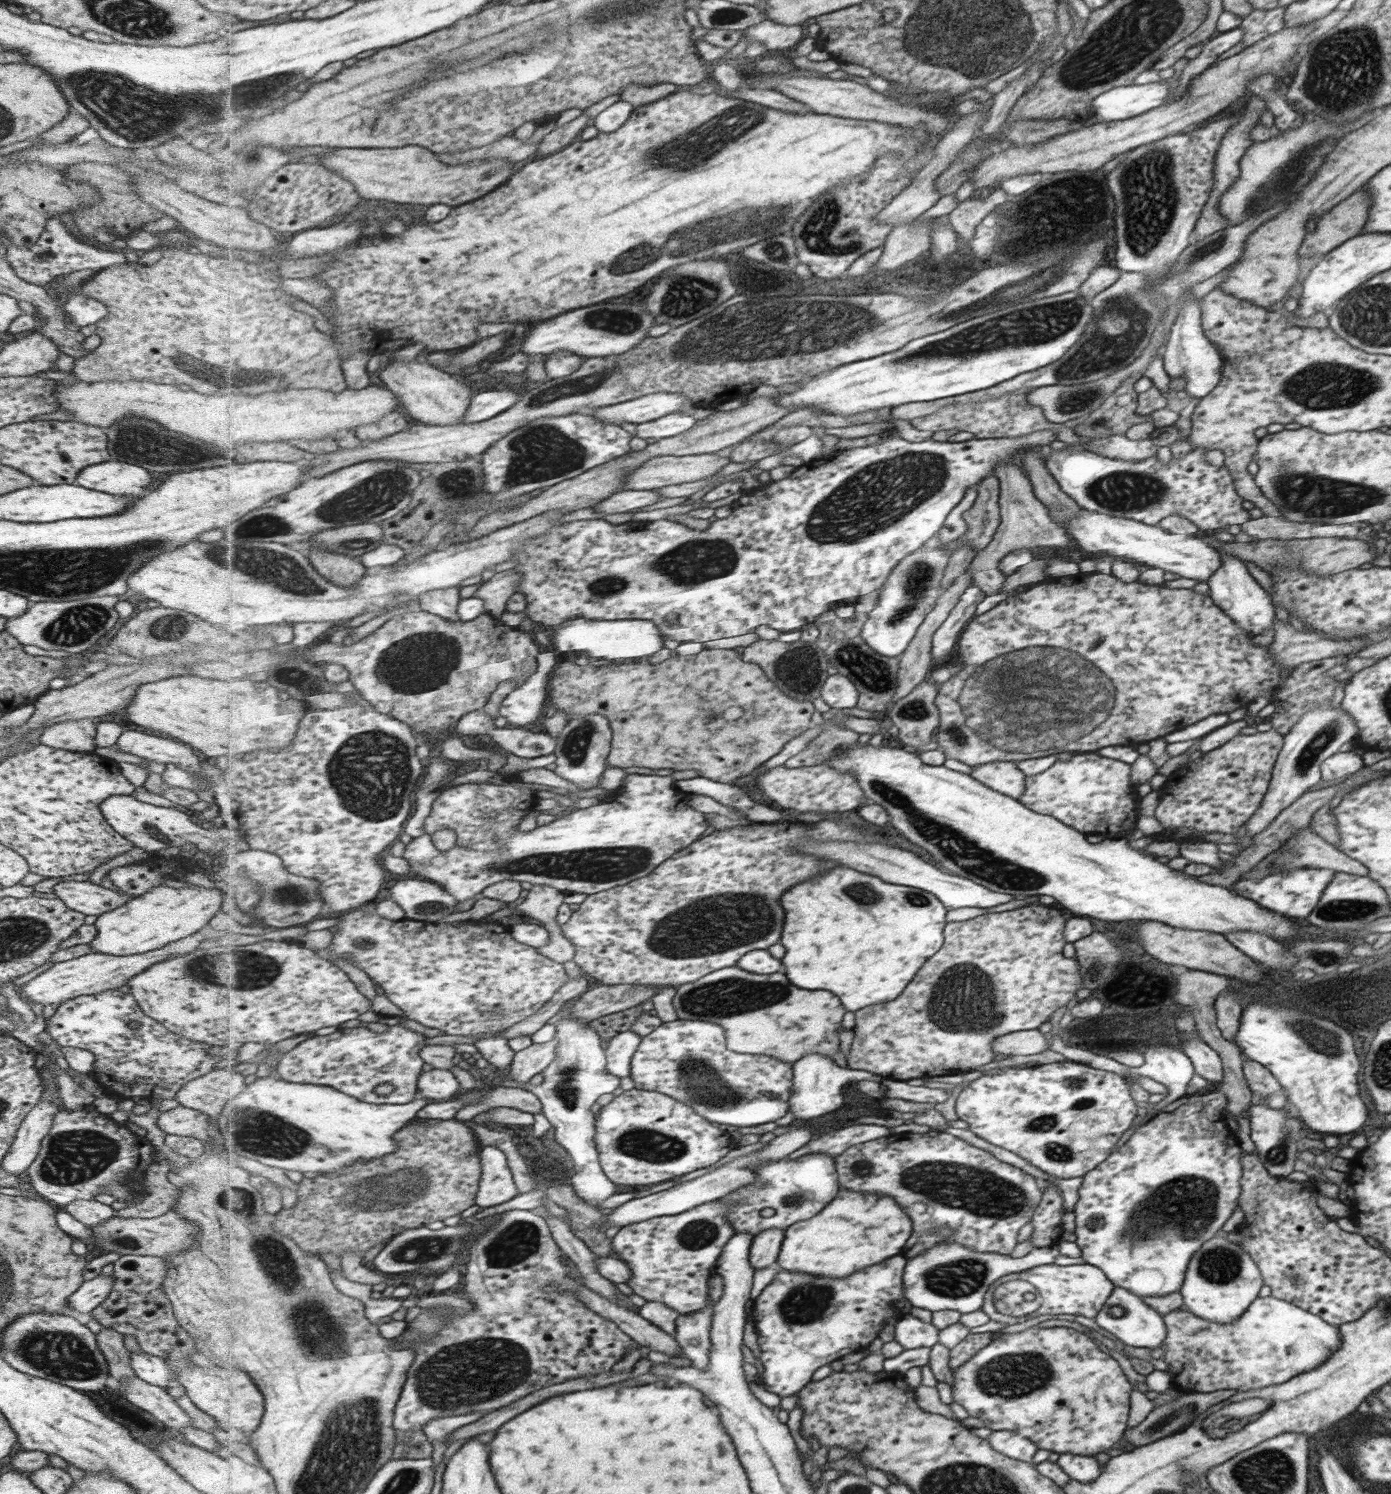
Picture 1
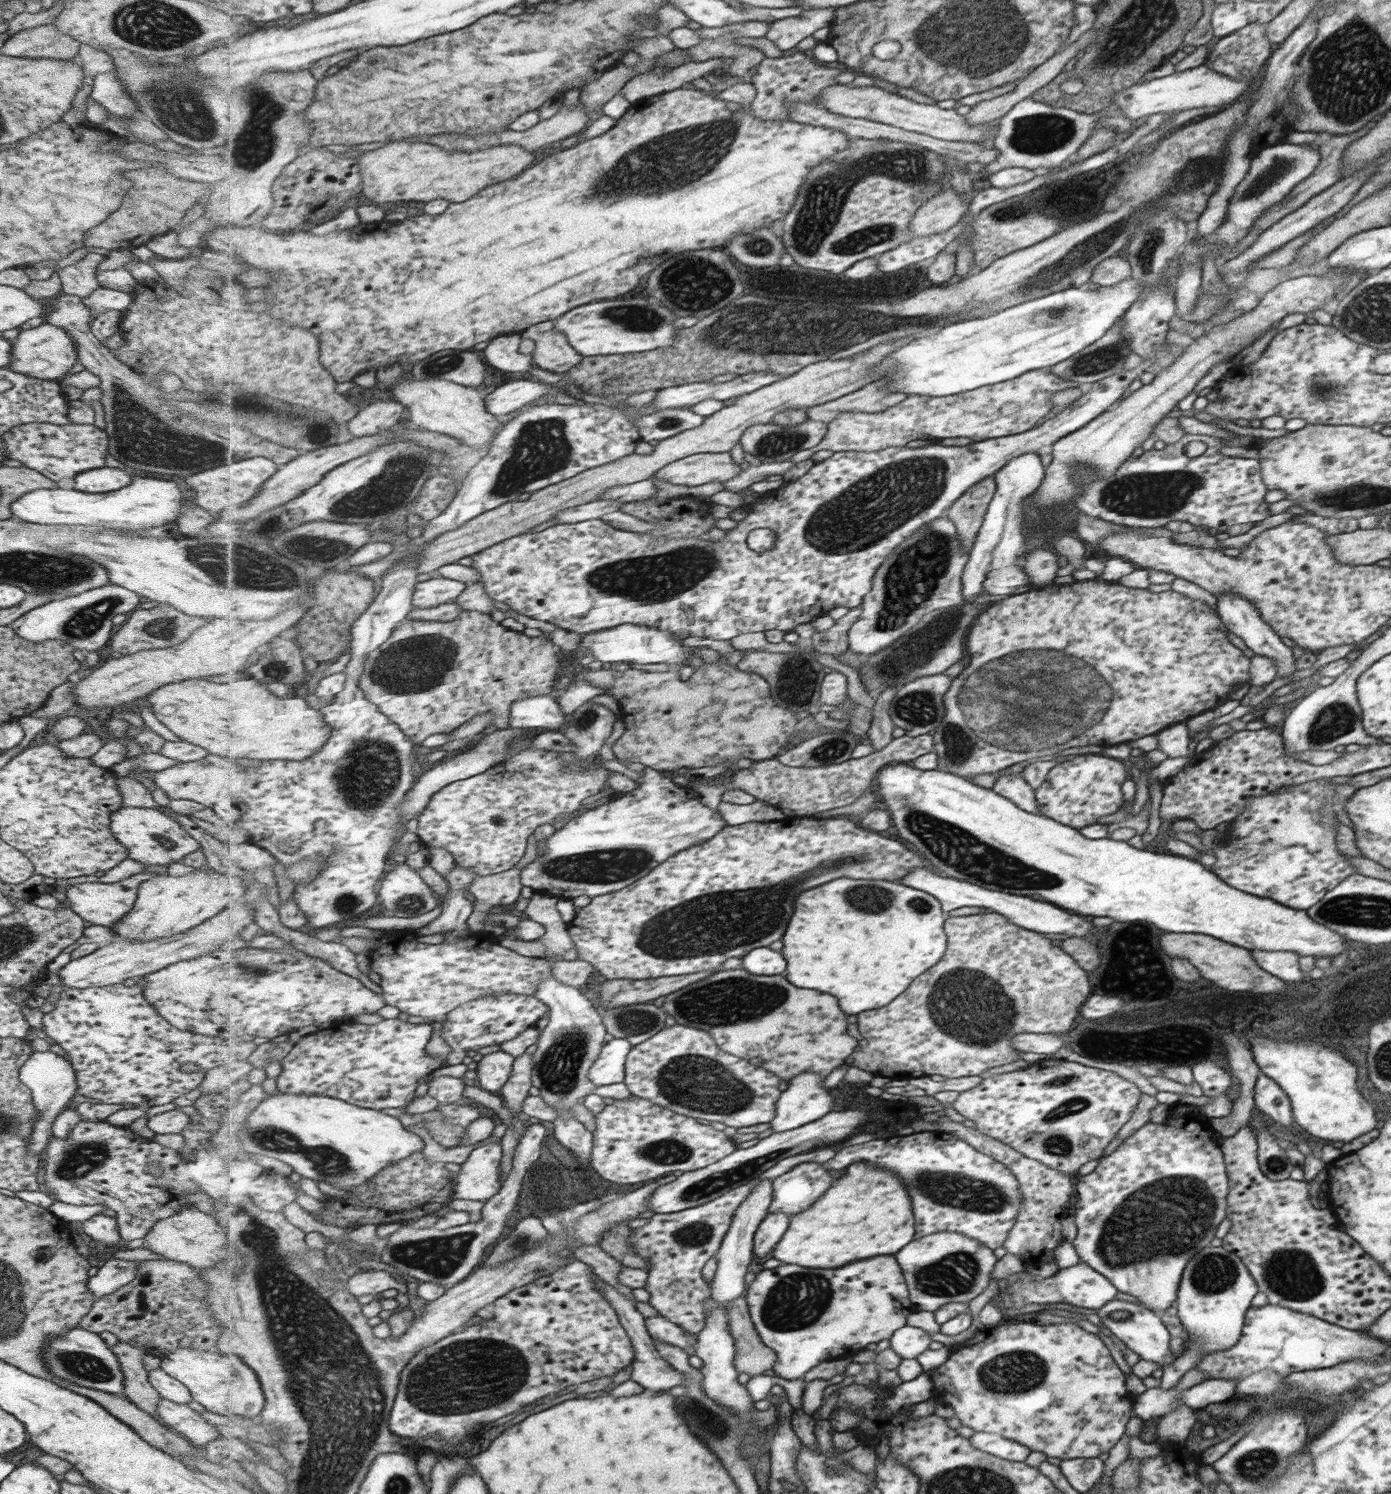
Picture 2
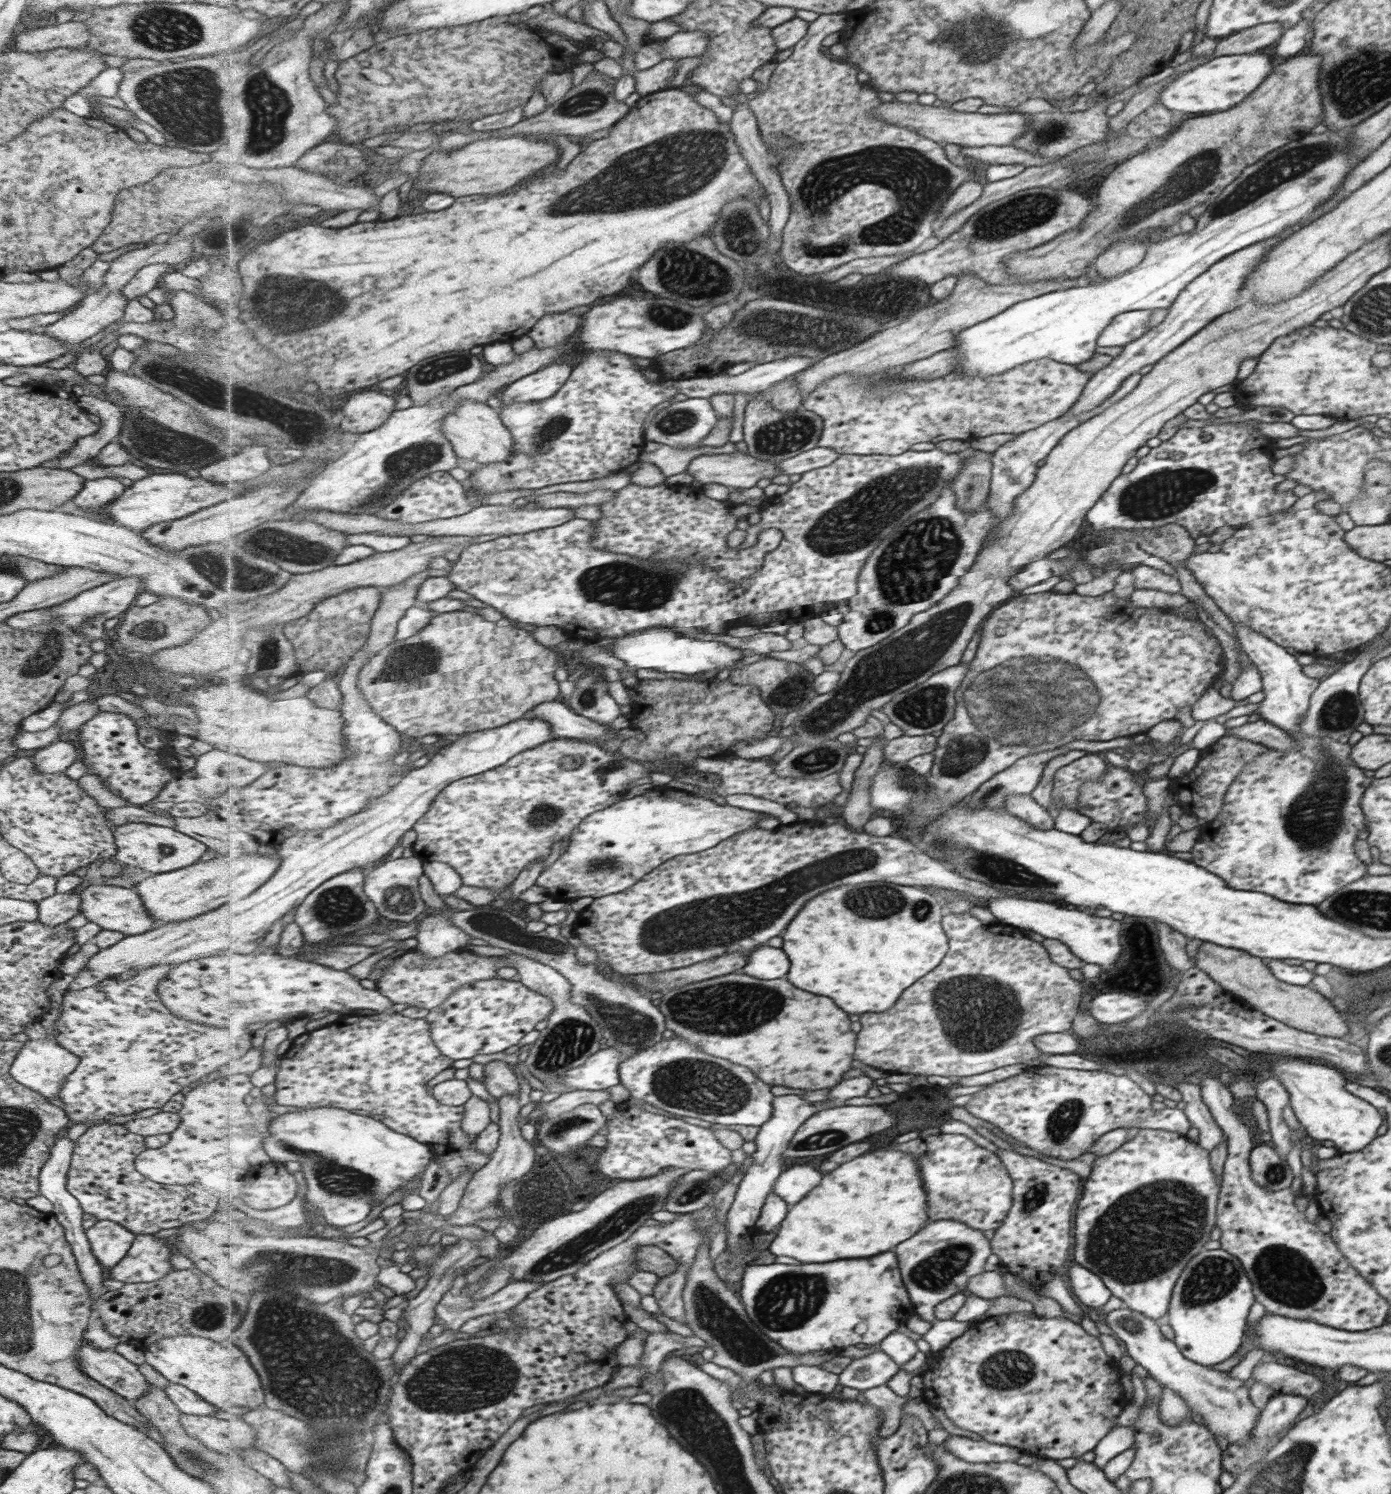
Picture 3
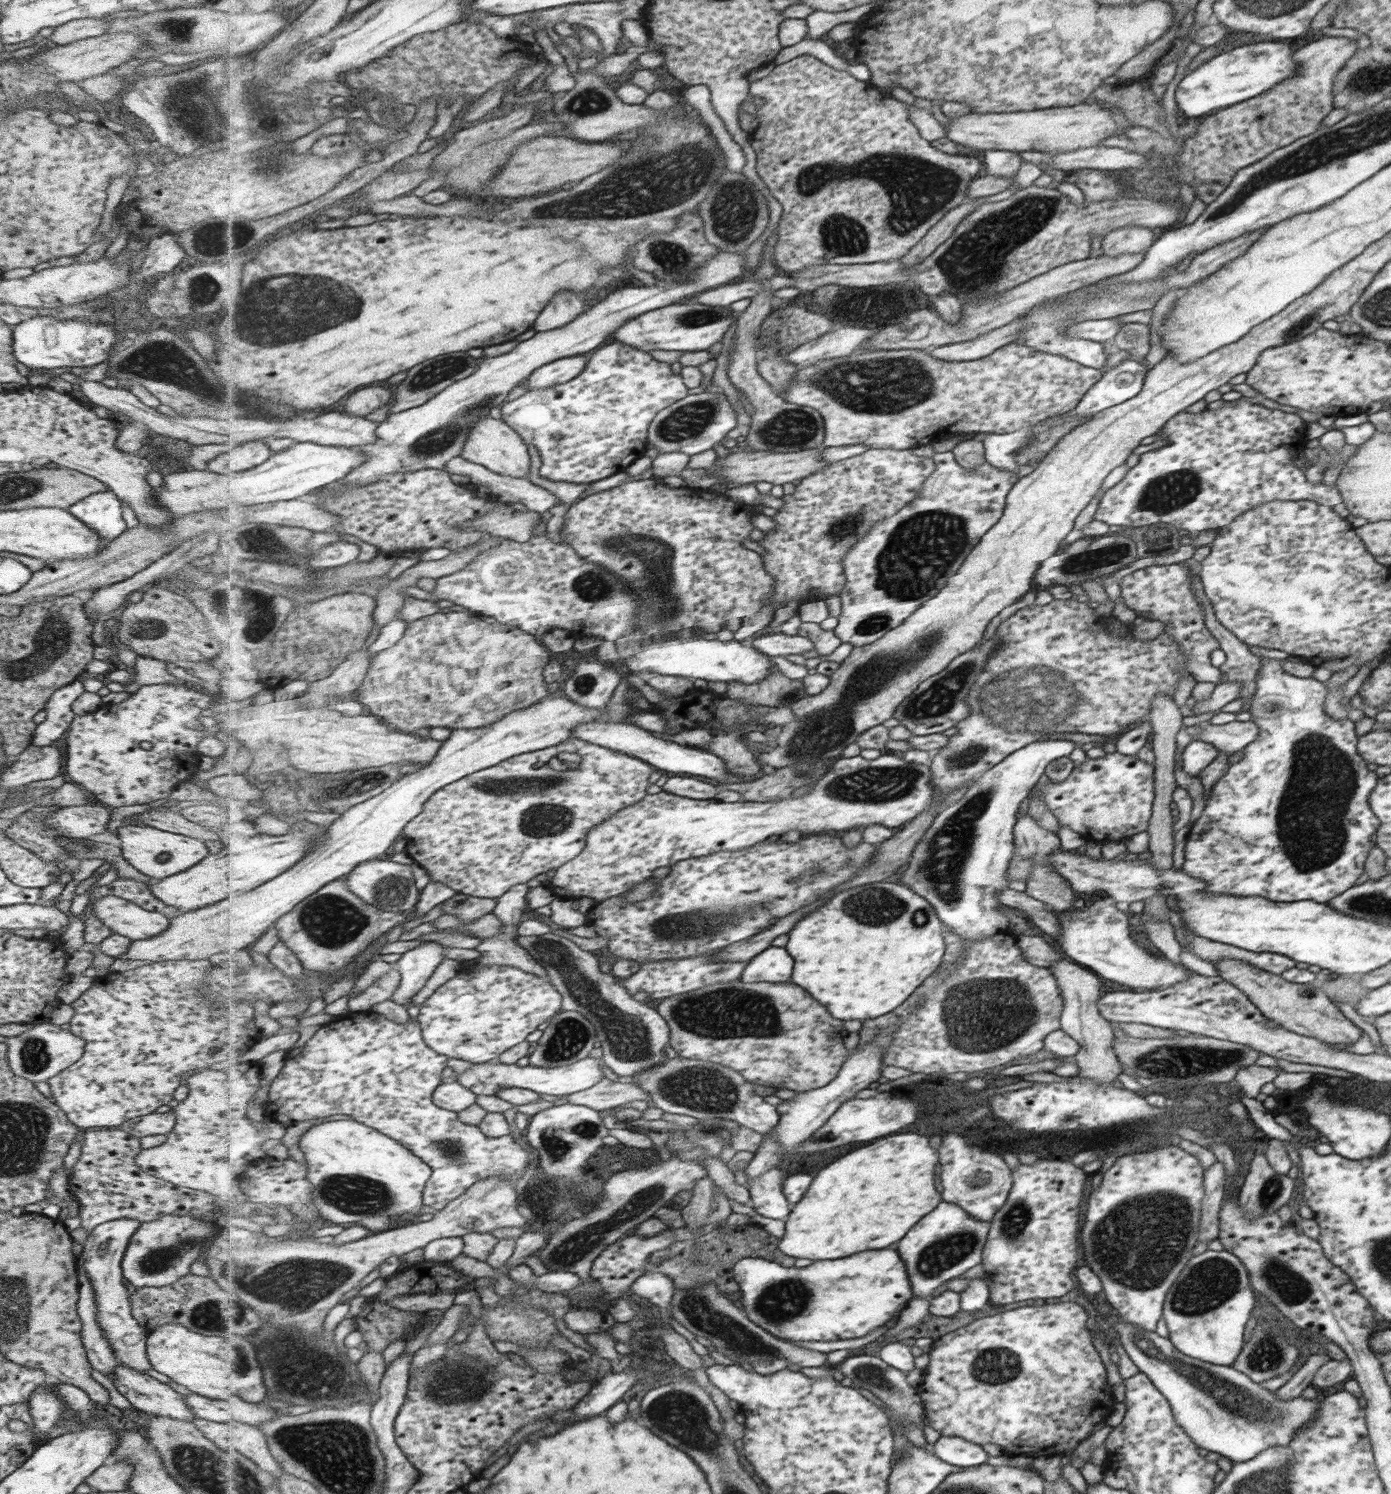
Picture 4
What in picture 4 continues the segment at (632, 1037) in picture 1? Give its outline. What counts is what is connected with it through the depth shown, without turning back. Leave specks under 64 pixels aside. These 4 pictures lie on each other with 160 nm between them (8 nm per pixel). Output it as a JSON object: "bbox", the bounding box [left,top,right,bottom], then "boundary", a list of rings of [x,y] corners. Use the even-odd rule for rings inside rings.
{"bbox":[457,1057,605,1098],"boundary":[[[592,1057],[584,1058],[569,1066],[559,1066],[557,1068],[541,1068],[540,1066],[533,1066],[531,1064],[521,1067],[515,1063],[473,1063],[472,1067],[457,1076],[457,1082],[472,1089],[479,1096],[496,1095],[499,1089],[517,1087],[535,1091],[546,1098],[559,1095],[568,1097],[569,1095],[593,1088],[593,1086],[605,1079],[603,1068],[601,1068],[603,1065],[605,1064],[602,1058]]]}

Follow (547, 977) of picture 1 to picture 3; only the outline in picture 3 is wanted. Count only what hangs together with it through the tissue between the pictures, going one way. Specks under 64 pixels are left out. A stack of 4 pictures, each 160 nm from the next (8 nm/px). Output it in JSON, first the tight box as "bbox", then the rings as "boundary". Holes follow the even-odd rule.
{"bbox":[377,949,519,1099],"boundary":[[[460,949],[451,951],[443,957],[429,958],[417,950],[407,950],[394,963],[384,970],[377,983],[377,989],[395,1004],[423,1007],[428,1010],[440,1007],[461,987],[478,980],[499,978],[499,968],[510,966],[503,957],[479,956]],[[494,1060],[485,1065],[485,1081],[488,1091],[497,1099],[507,1095],[518,1095],[519,1078],[513,1074],[507,1062]]]}

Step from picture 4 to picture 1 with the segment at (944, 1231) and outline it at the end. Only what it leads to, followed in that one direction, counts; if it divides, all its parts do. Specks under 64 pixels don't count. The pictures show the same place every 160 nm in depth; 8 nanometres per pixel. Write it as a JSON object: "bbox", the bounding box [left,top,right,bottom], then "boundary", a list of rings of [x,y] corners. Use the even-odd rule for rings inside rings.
{"bbox":[904,1241,1058,1313],"boundary":[[[955,1241],[942,1242],[907,1260],[907,1266],[904,1268],[905,1301],[908,1301],[911,1307],[928,1310],[930,1313],[975,1312],[981,1309],[983,1295],[995,1280],[1052,1263],[1058,1254],[1057,1245],[1033,1248],[1025,1256],[1011,1257],[996,1252],[973,1252]]]}

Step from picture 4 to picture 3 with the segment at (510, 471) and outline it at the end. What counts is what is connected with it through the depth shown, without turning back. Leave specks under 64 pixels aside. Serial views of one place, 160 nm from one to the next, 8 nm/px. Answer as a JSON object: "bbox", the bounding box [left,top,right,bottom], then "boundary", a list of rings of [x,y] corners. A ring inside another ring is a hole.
{"bbox":[442,399,515,465],"boundary":[[[471,399],[462,403],[450,412],[442,422],[443,434],[451,441],[459,458],[467,458],[477,465],[503,463],[513,458],[515,444],[512,432],[505,426],[500,410]]]}

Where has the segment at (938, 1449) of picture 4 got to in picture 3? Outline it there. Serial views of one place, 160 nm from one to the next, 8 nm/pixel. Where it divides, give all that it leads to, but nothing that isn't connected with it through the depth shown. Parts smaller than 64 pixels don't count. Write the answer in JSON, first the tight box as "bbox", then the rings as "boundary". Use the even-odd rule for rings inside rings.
{"bbox":[941,1435,1019,1463],"boundary":[[[949,1435],[941,1443],[950,1453],[969,1463],[1014,1462],[1019,1458],[1019,1450],[1009,1445],[995,1444],[981,1439]]]}

